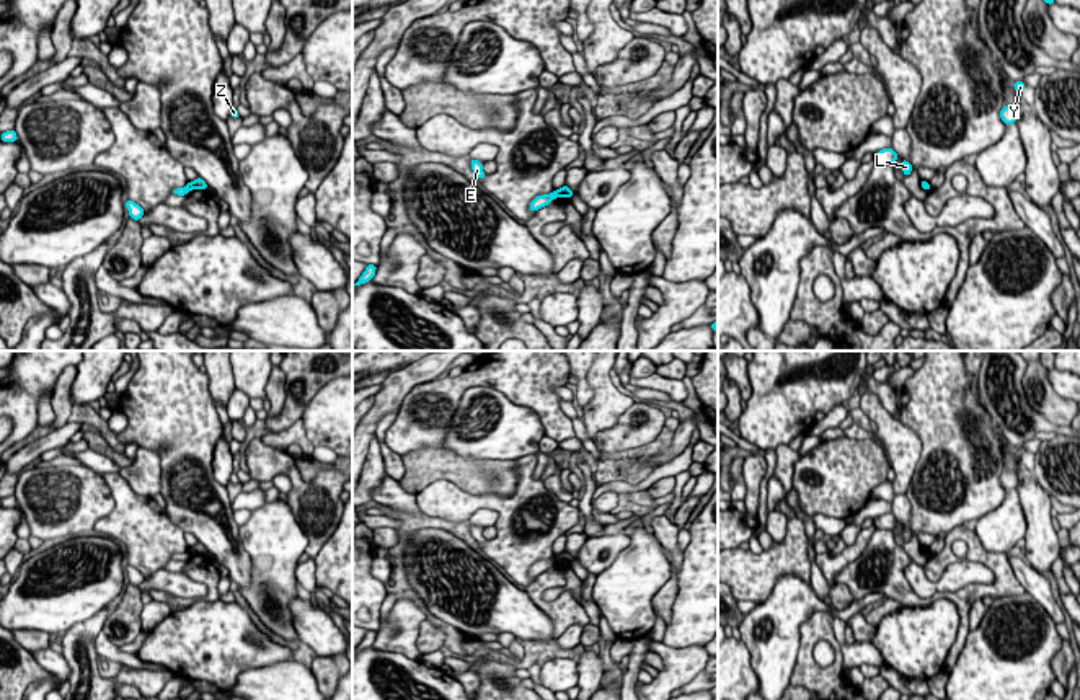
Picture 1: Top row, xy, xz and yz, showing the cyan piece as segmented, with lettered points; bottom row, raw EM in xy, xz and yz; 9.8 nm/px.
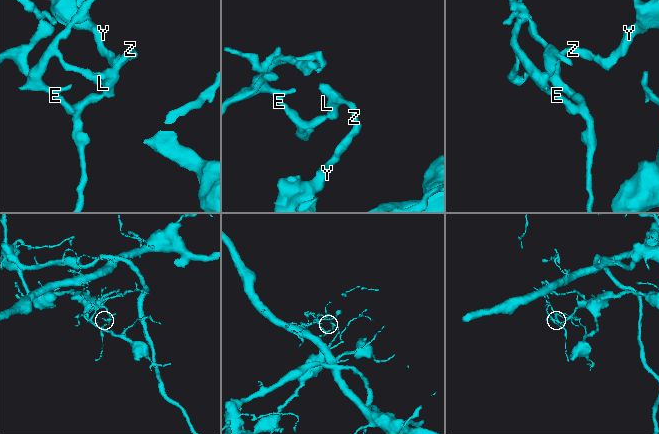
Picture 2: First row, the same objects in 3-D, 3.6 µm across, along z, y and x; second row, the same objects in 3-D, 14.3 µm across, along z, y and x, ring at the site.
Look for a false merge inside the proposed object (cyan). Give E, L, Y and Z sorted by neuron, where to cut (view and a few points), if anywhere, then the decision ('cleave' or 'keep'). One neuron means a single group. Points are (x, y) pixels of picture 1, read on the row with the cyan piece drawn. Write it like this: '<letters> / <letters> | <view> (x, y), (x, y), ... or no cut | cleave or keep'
E / L Y Z | xz (553, 191), (555, 198) | cleave

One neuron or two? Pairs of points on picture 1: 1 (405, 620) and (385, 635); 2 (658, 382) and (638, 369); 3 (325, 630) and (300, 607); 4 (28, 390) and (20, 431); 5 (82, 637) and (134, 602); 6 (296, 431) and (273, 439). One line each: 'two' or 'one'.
1: one
2: two
3: one
4: one
5: two
6: one

